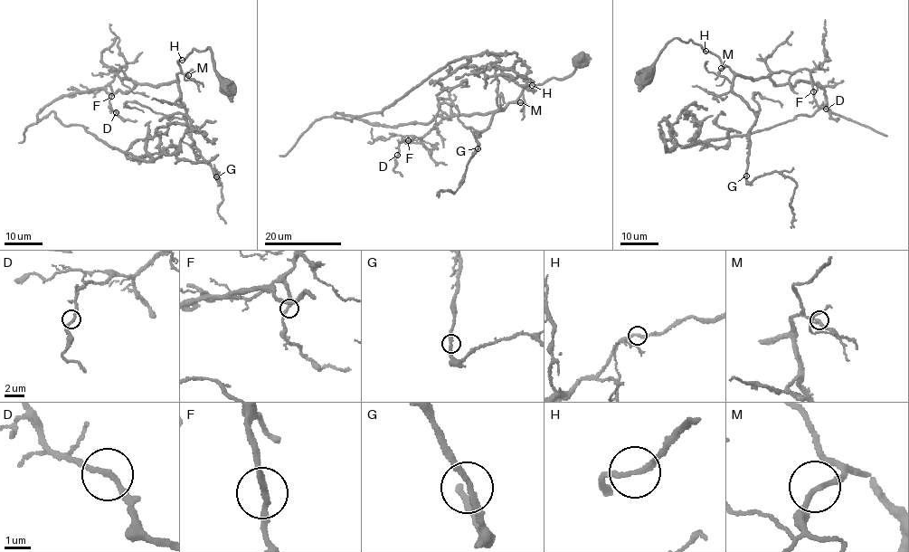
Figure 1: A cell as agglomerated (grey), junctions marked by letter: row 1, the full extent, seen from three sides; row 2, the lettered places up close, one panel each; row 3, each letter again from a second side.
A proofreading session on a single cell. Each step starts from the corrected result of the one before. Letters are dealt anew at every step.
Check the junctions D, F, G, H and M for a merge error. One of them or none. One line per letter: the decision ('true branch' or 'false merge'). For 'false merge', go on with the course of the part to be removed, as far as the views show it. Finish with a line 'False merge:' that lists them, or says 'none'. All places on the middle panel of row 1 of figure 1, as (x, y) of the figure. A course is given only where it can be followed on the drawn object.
D: true branch
F: true branch
G: true branch
H: true branch
M: true branch
False merge: none

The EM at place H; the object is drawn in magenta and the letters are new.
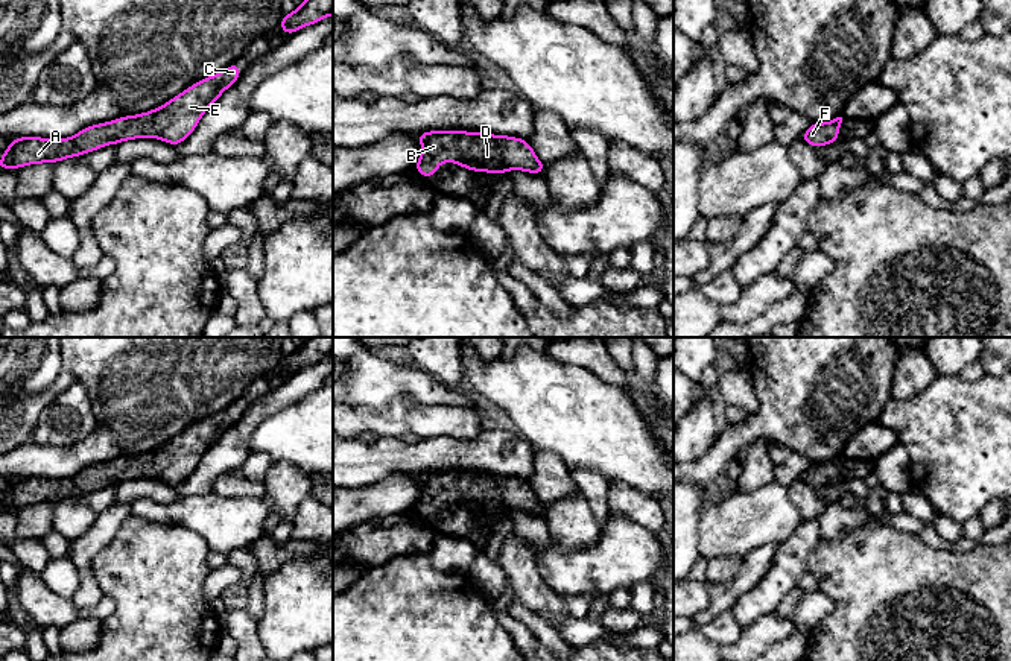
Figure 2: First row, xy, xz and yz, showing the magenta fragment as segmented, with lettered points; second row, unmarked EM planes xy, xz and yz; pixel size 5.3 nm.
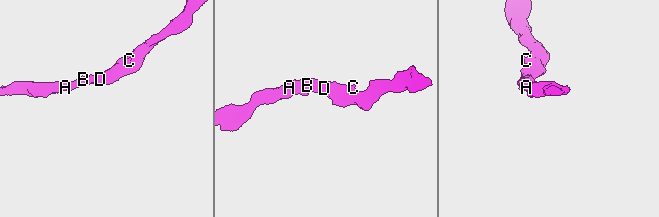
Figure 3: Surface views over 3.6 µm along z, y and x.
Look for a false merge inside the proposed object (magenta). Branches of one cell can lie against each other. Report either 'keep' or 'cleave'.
keep

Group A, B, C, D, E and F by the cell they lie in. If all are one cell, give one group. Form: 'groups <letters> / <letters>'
groups A B C D E F

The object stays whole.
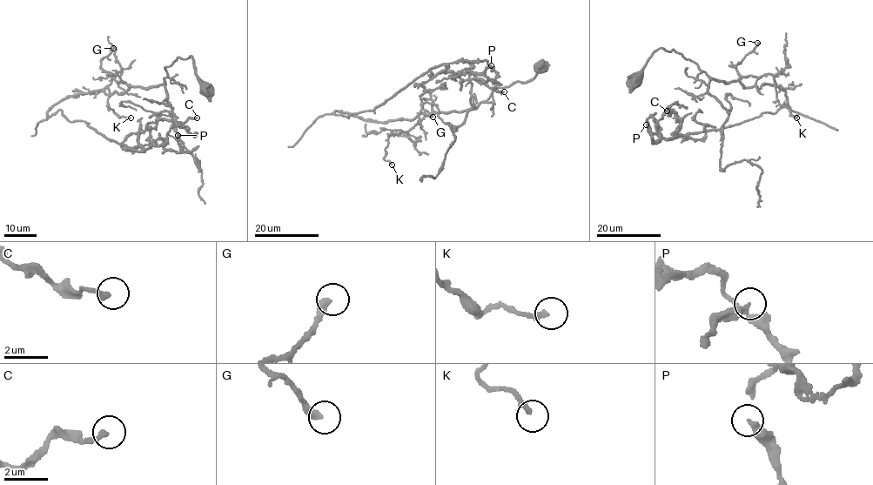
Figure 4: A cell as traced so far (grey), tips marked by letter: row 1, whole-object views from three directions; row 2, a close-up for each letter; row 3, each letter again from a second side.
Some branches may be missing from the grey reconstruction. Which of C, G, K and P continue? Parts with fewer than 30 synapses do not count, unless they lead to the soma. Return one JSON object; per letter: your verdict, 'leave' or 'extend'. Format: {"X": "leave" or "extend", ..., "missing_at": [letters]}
{"C": "leave", "G": "extend", "K": "leave", "P": "leave", "missing_at": ["G"]}

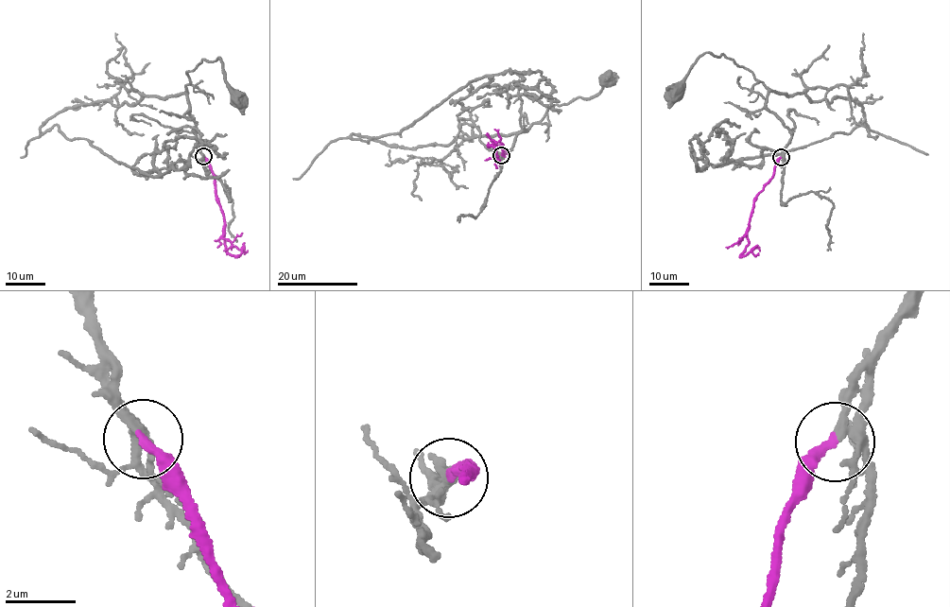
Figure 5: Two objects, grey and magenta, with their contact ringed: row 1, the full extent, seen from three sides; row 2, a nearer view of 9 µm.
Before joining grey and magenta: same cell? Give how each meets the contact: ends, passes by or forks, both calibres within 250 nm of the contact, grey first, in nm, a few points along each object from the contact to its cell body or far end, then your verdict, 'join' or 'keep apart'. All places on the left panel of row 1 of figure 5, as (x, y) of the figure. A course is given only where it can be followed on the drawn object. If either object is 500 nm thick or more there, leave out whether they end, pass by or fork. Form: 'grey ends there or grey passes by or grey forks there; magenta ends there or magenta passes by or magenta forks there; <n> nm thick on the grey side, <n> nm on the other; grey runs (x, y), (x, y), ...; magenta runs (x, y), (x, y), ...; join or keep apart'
grey passes by; magenta ends there; 280 nm thick on the grey side, 240 nm on the other; grey runs (204, 157), (189, 113), (188, 71), (203, 60), (215, 61), (220, 57), (225, 78), (238, 92), (238, 97); magenta runs (203, 157), (212, 167), (215, 190), (224, 217), (226, 249), (237, 255), (242, 253), (233, 246), (231, 250); join

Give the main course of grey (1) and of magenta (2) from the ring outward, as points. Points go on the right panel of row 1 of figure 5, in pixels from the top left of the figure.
1: (782, 157), (790, 138), (789, 130), (766, 106), (766, 86), (742, 66), (722, 55), (706, 52), (675, 91)
2: (781, 157), (774, 174), (757, 196), (747, 234), (748, 246), (741, 255), (756, 247), (760, 251)

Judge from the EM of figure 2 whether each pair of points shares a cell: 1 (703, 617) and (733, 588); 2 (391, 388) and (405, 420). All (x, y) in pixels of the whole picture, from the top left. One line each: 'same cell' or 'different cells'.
1: same cell
2: different cells

